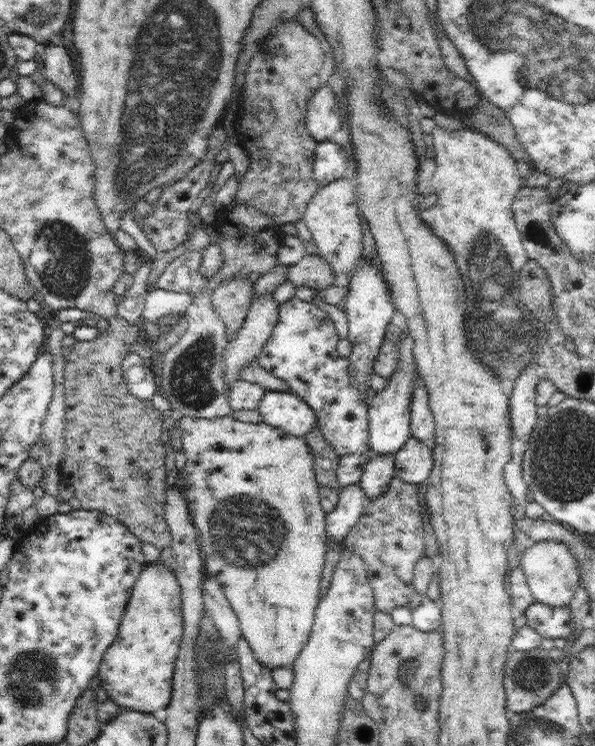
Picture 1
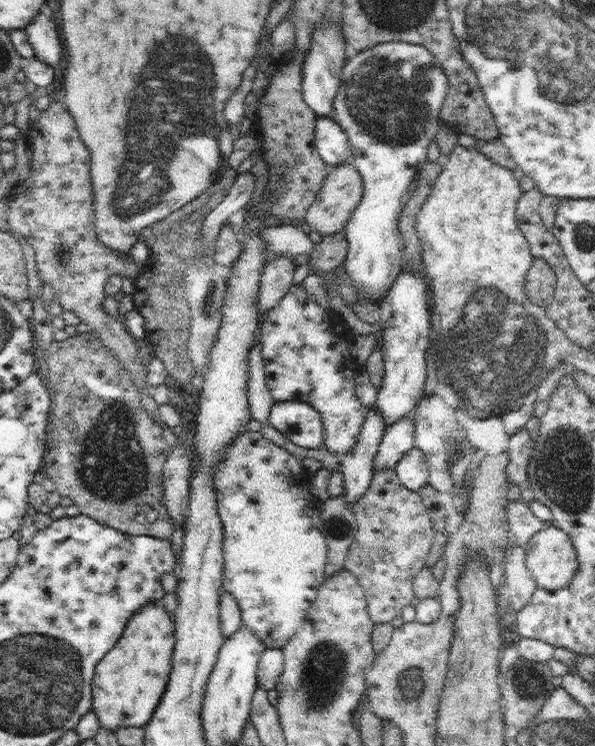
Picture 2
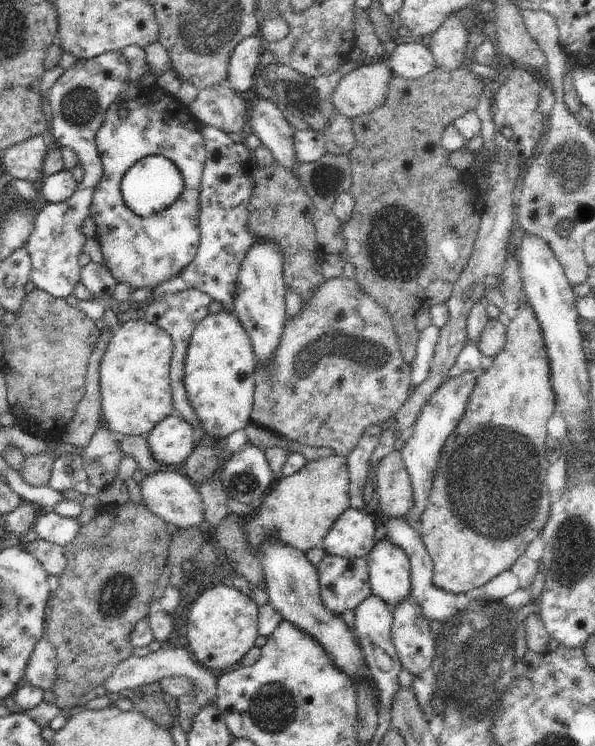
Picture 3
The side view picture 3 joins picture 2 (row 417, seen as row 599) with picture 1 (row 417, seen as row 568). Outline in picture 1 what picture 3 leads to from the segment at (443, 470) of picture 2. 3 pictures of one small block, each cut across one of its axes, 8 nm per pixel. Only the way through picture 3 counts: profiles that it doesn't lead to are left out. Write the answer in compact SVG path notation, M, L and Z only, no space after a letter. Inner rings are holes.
M415 386L413 388L413 398L411 398L411 424L409 424L411 436L421 440L423 444L433 446L435 440L435 420L429 410L429 394L425 386Z

